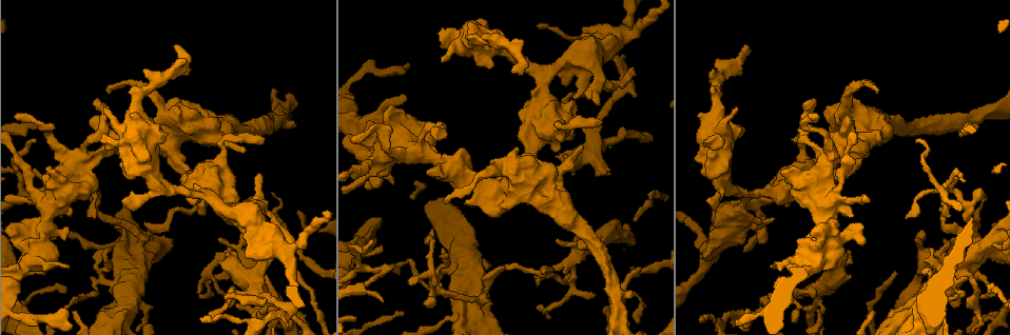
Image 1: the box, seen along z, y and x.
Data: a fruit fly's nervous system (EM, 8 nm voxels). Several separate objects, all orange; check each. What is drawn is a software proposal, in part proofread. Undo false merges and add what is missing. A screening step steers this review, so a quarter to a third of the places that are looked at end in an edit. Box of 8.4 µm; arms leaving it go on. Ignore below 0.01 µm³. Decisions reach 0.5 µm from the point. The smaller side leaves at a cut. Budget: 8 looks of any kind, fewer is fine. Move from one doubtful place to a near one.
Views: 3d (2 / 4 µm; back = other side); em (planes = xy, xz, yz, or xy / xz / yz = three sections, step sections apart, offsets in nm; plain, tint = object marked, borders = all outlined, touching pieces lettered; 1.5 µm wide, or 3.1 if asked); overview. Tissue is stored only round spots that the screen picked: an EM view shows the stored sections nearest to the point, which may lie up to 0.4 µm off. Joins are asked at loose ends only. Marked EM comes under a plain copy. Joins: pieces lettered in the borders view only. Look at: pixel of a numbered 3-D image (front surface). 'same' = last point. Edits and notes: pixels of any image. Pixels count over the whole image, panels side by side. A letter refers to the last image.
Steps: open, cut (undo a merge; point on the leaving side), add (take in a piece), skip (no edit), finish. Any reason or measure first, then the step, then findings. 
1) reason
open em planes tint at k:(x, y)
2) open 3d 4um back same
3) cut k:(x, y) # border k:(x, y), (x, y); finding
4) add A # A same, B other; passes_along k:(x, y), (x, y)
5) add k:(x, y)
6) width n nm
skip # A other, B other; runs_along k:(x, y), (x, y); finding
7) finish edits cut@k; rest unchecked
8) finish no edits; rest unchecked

open 3d 4um at 1:(746, 251)

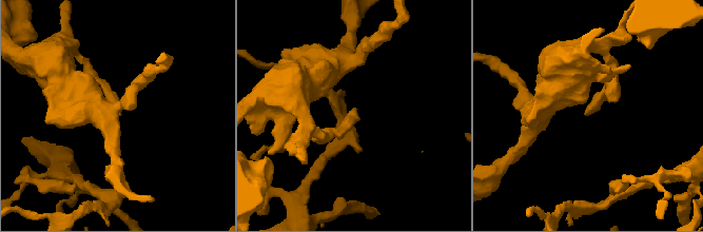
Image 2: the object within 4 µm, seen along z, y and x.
now the EM
open em xz step 8 tint at 2:(355, 108)

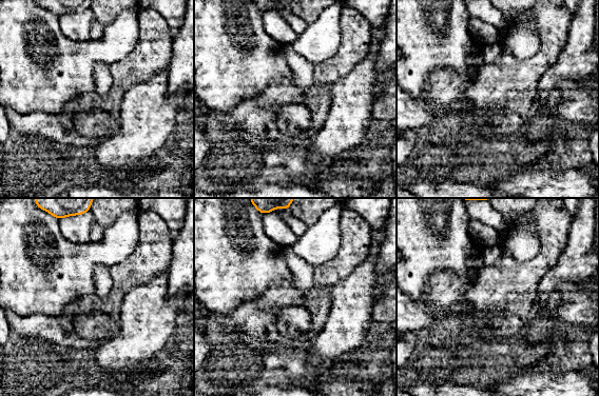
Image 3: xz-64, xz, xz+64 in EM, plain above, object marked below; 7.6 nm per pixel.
another direction
open em planes borders same

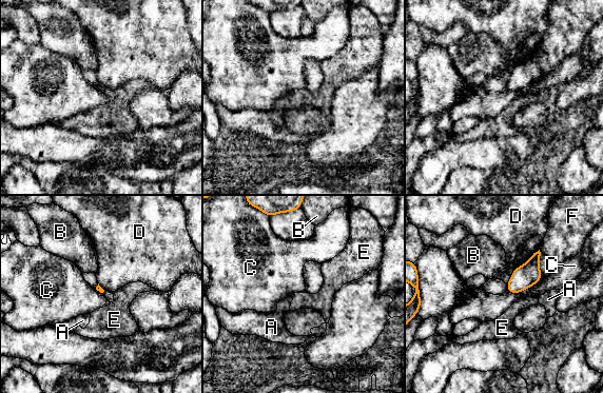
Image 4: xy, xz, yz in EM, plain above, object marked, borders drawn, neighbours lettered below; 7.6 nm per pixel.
longest_contact D 360 nm
skip # A other, B other, C other, D other, E other, F other; none of them fits

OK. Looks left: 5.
branch stops here
open em xz step 4 borders at 1:(203, 213)

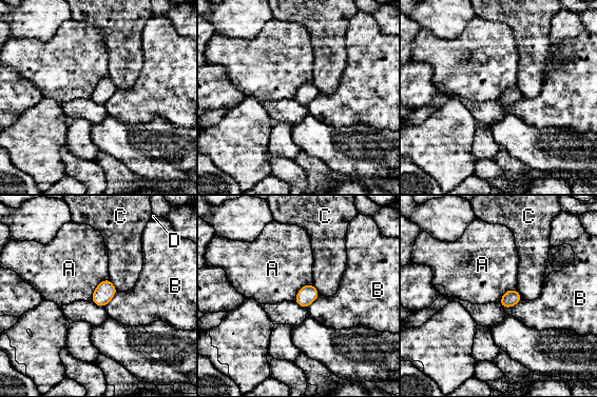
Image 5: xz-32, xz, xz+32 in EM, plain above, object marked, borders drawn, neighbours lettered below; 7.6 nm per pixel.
skip # A other, B other, C other, D other; border 5:(117, 292), (104, 306); none of them fits

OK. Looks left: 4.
long arm stops here
open em xz step 8 tint at 1:(744, 44)

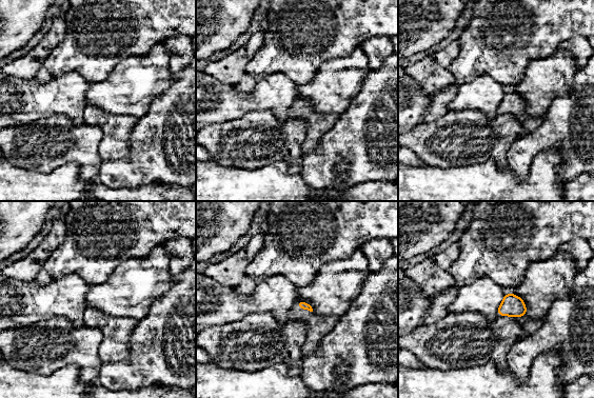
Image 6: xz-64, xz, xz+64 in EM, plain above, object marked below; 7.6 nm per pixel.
open em planes borders same

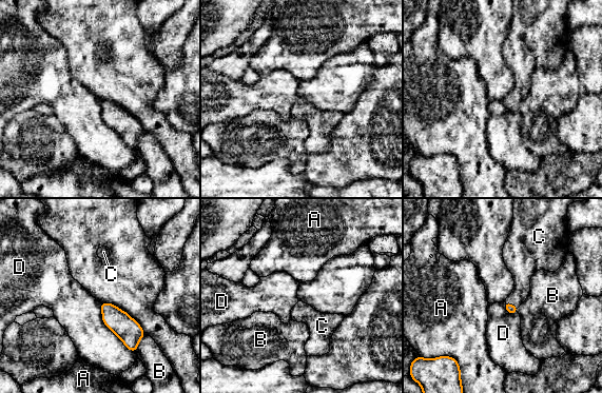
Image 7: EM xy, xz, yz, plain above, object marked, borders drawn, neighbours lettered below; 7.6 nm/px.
longest_contact D 480 nm
add C # A other, B other, C same, D other; it goes on there

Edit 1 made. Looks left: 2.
finish edits add@7; rest unchecked

